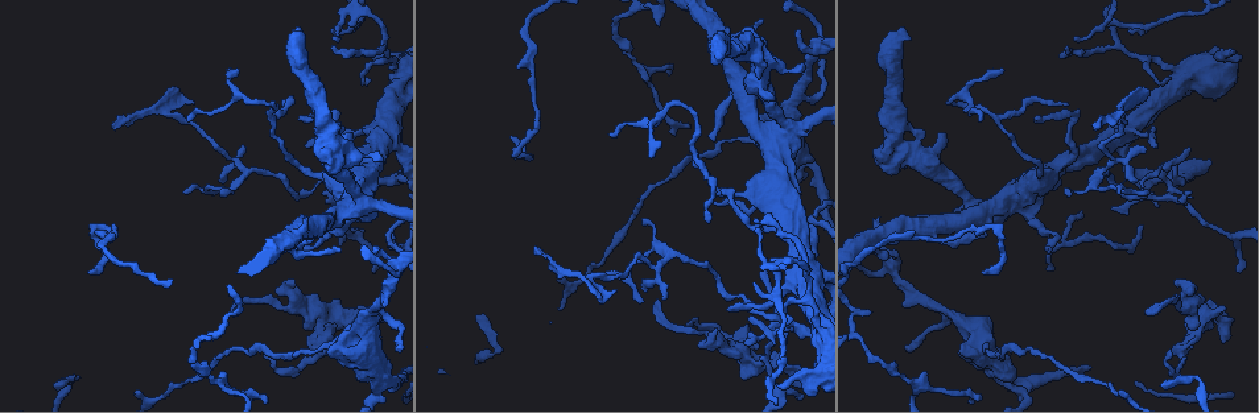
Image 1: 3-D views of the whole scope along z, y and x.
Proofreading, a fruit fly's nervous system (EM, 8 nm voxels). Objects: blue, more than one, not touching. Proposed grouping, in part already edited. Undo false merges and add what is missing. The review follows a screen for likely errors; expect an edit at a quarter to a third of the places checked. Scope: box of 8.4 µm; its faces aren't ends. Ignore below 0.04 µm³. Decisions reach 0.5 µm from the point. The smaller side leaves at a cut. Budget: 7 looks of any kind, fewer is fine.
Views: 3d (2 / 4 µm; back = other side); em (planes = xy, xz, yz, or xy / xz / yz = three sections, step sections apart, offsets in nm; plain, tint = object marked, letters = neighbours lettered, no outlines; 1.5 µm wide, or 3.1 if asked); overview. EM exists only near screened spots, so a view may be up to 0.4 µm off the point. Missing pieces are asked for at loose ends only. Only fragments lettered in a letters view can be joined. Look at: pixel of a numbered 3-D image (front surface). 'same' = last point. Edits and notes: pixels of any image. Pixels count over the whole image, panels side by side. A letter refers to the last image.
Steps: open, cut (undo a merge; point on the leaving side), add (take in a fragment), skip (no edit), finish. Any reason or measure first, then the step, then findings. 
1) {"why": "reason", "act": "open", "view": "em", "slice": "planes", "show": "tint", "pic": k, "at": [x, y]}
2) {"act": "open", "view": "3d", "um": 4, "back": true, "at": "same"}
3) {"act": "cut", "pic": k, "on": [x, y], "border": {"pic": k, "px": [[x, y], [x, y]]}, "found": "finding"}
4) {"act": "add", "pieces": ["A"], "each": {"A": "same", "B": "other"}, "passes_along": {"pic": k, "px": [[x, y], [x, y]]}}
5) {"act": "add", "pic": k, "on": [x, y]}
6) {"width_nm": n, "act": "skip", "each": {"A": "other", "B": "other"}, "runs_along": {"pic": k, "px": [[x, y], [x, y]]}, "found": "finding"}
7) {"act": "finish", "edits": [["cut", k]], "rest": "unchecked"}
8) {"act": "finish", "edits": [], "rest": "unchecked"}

{"why": "branch stops here", "act": "open", "view": "em", "slice": "planes", "show": "letters", "pic": 1, "at": [1231, 54]}

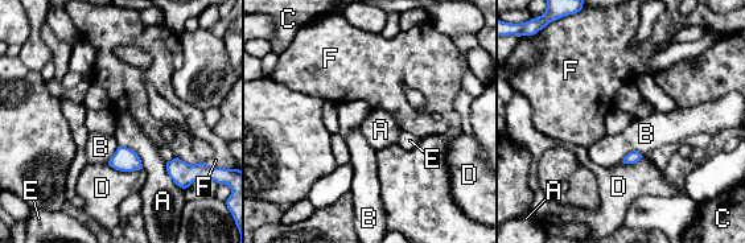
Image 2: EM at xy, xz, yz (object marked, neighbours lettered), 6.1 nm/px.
{"act": "skip", "each": {"A": "other", "B": "other", "C": "other", "D": "other", "E": "other", "F": "other"}, "border": {"pic": 2, "px": [[107, 164], [122, 171], [143, 168]]}, "found": "no lettered fragment goes on from it"}

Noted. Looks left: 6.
{"why": "branch stops here", "act": "open", "view": "em", "slice": "planes", "show": "letters", "pic": 1, "at": [660, 301]}

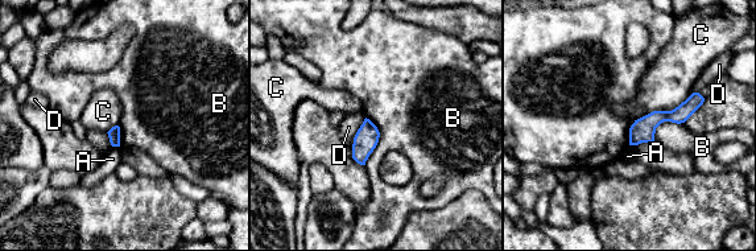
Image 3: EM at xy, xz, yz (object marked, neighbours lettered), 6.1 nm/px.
{"act": "skip", "each": {"A": "other", "B": "other", "C": "other", "D": "other"}, "border": {"pic": 3, "px": [[366, 116], [379, 142], [364, 165]]}, "found": "none of them fits"}

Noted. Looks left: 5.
{"why": "end of a long branch", "act": "open", "view": "3d", "um": 2, "pic": 1, "at": [717, 64]}

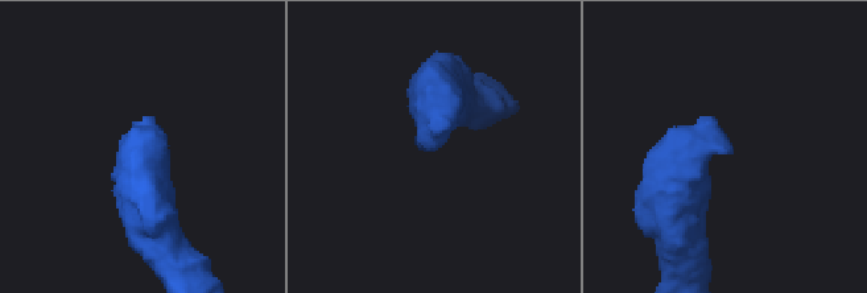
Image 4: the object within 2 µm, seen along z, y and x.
{"why": "need the tissue", "act": "open", "view": "em", "slice": "xy", "step": 8, "show": "letters", "pic": 4, "at": [434, 149]}

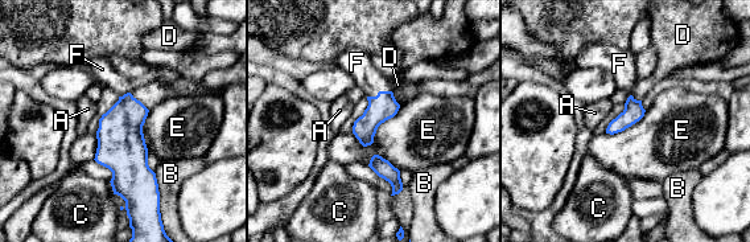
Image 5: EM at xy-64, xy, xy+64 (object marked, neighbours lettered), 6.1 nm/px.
{"act": "add", "pieces": ["F"], "each": {"A": "other", "B": "other", "C": "other", "D": "other", "E": "other", "F": "same"}, "found": "the cell continues"}

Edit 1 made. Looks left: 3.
{"act": "finish", "edits": [["add", 5]], "rest": "unchecked"}

